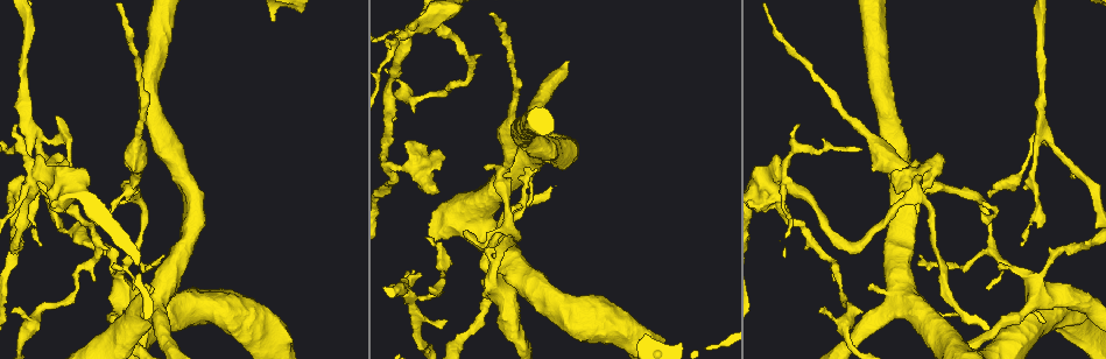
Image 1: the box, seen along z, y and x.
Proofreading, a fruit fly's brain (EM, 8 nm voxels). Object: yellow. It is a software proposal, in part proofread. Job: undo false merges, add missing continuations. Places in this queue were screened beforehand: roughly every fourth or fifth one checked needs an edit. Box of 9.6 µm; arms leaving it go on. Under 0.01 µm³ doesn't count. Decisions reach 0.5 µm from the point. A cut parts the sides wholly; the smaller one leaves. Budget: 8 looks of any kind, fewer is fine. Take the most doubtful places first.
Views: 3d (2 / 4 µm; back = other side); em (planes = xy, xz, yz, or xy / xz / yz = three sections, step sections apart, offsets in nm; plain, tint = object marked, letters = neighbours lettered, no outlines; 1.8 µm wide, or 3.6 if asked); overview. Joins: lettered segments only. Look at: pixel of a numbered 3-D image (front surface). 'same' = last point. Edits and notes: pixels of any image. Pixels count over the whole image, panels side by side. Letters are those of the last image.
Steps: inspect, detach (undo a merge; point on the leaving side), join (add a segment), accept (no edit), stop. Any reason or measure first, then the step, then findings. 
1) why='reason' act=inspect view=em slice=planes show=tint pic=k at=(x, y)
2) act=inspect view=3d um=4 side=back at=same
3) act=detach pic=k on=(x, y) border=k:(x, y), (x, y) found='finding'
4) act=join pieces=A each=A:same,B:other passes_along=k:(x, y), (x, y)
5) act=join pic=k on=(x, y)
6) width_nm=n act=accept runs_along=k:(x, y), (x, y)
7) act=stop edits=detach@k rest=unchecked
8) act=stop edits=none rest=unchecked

act=inspect view=em slice=planes show=tint pic=1 at=(781, 175)

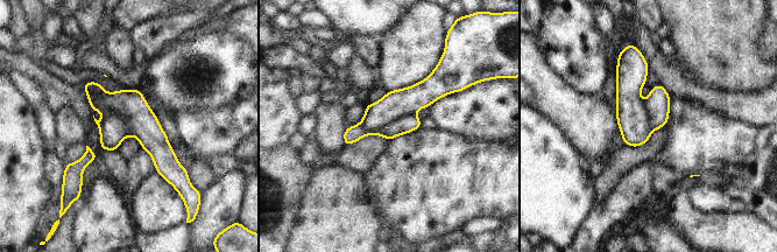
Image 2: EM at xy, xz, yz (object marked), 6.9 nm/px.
act=inspect view=em slice=planes show=letters at=same

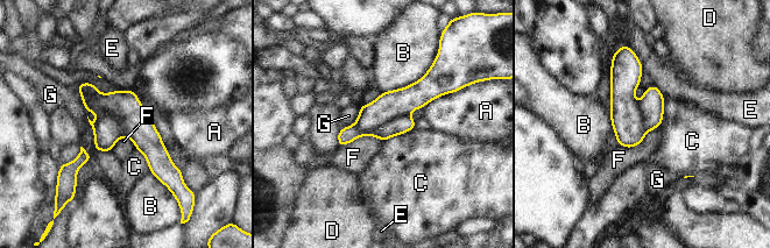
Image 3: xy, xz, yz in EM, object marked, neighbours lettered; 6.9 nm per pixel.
width_nm=280 act=detach pic=3 on=(397, 103) each=A:other,B:other,C:other,D:other,E:other,F:other,G:other border=3:(407, 115), (369, 129), (353, 125) found='two neurons meet here'

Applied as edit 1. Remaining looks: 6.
act=inspect view=3d um=4 pic=1 at=(122, 285)

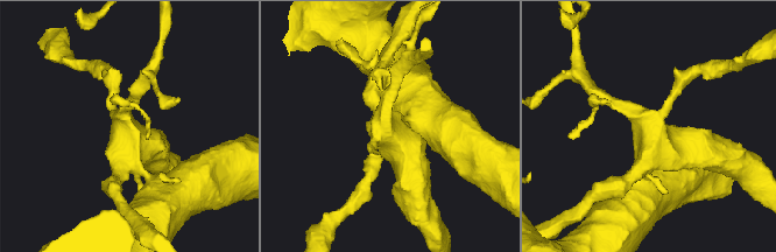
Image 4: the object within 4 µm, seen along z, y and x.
arms=4 why='now the EM' act=inspect view=em slice=planes show=tint pic=4 at=(652, 136)

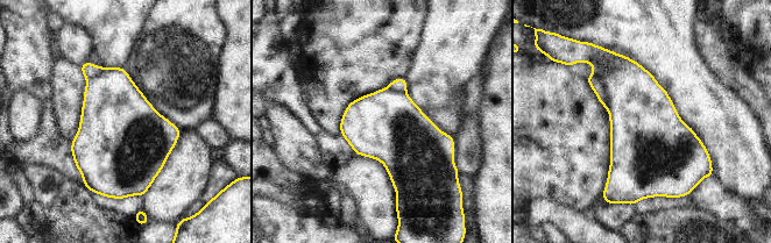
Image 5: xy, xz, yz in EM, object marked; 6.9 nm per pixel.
why='what lies round it' act=inspect view=em slice=planes show=letters at=same

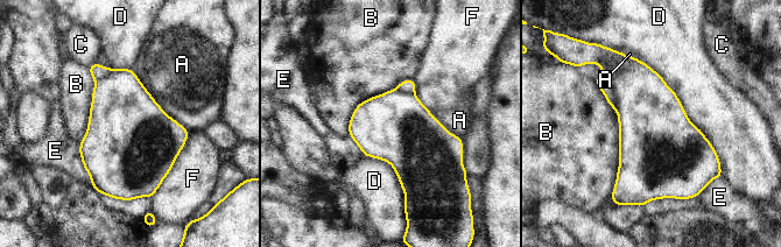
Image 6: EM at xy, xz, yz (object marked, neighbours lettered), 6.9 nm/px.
longest_contact=D:950nm act=detach pic=6 on=(647, 107) each=A:other,B:other,C:other,D:other,E:other,F:other border=6:(609, 79), (613, 87), (616, 110) found='two neurons meet here'

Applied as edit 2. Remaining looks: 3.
act=stop edits=detach@3,detach@6 rest=unchecked

